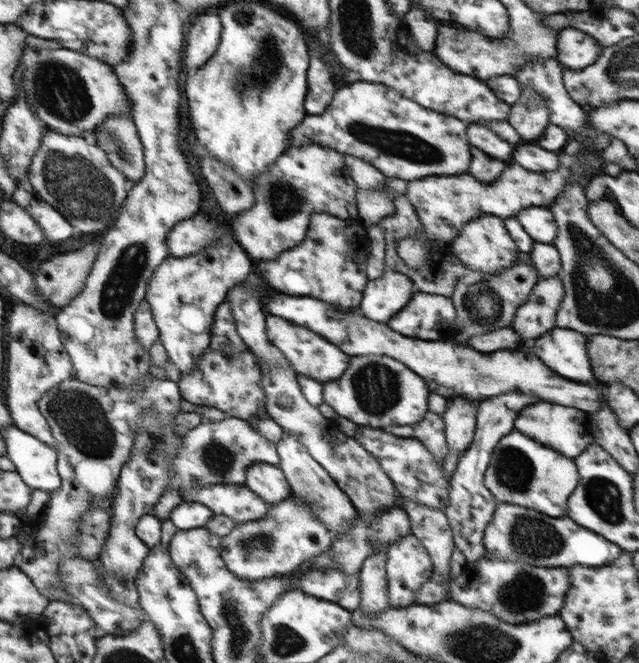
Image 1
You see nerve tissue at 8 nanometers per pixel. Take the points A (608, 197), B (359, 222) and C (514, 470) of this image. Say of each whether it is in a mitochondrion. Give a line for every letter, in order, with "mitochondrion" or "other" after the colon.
A: other
B: other
C: mitochondrion

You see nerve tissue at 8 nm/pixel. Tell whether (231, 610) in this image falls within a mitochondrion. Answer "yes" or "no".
yes

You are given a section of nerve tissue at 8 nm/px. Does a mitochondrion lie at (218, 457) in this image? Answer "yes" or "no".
yes

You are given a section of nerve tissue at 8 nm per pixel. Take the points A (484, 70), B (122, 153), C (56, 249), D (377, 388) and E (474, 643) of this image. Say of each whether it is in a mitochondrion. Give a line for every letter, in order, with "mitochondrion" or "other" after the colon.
A: other
B: mitochondrion
C: other
D: mitochondrion
E: mitochondrion

